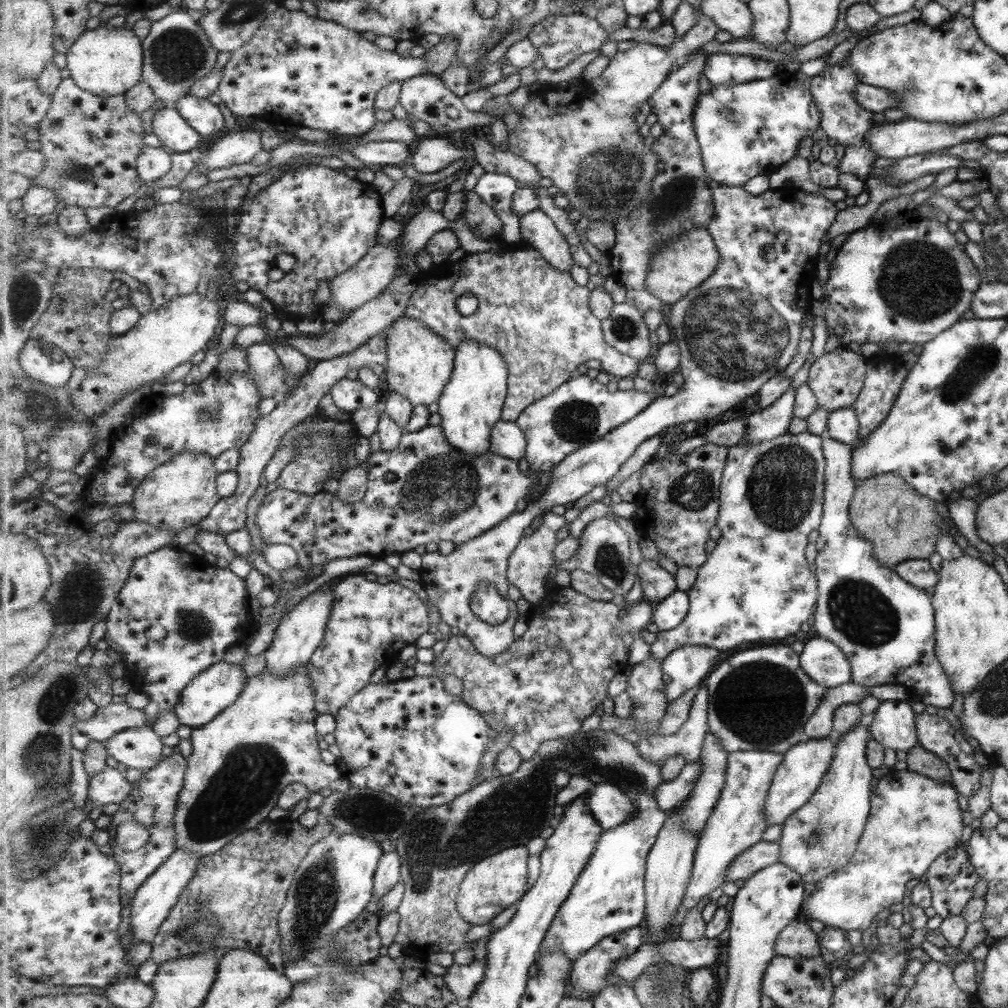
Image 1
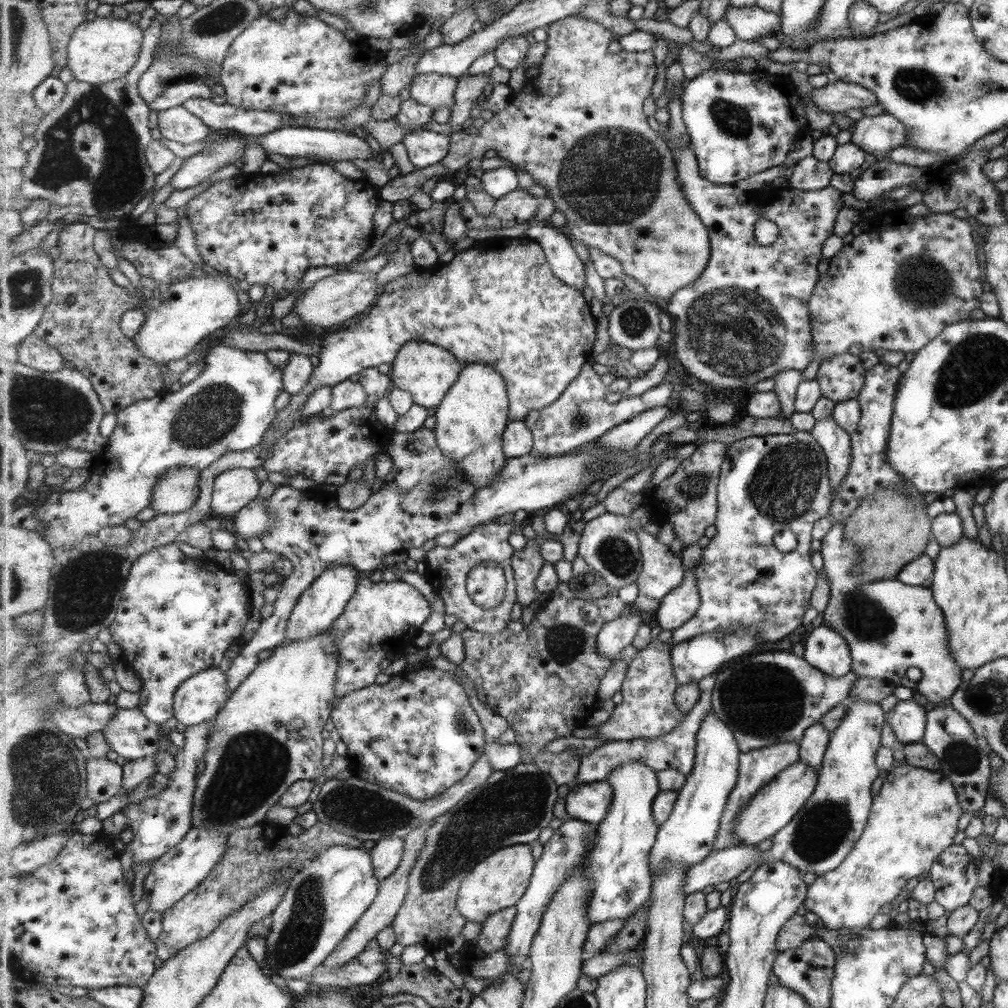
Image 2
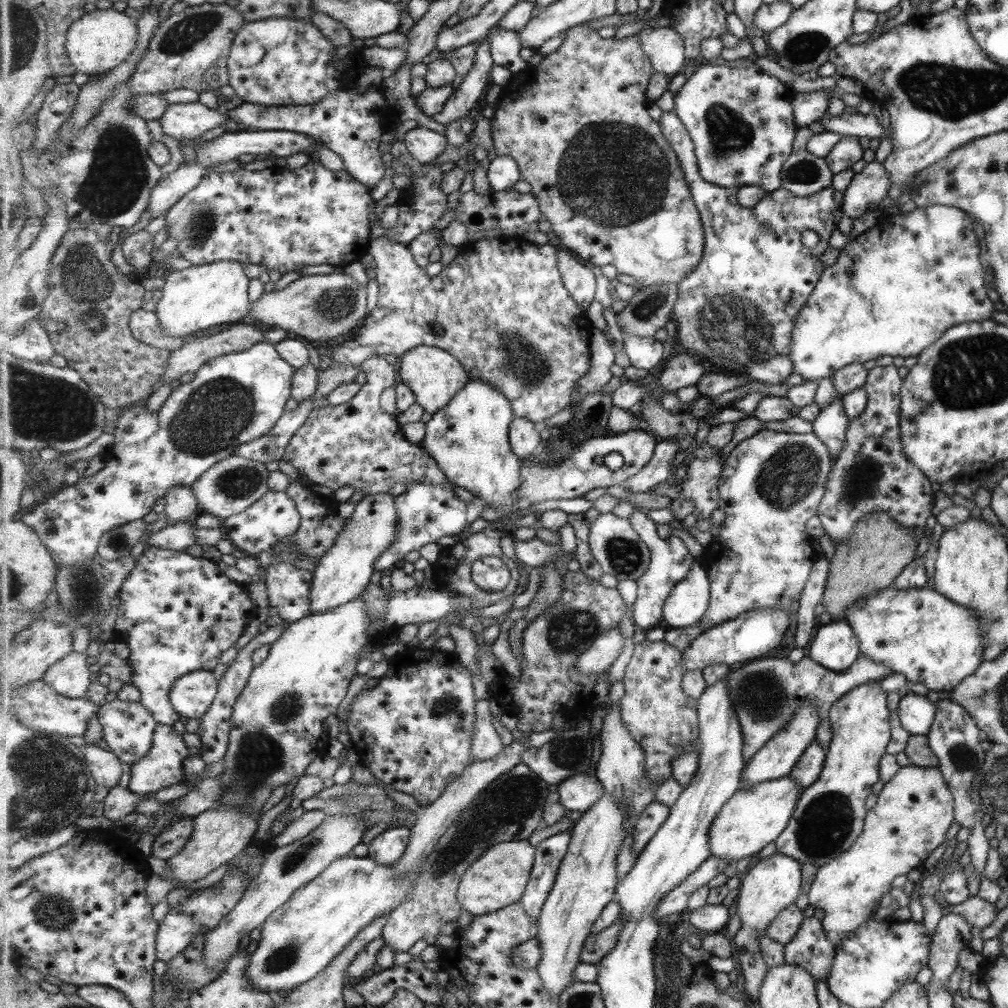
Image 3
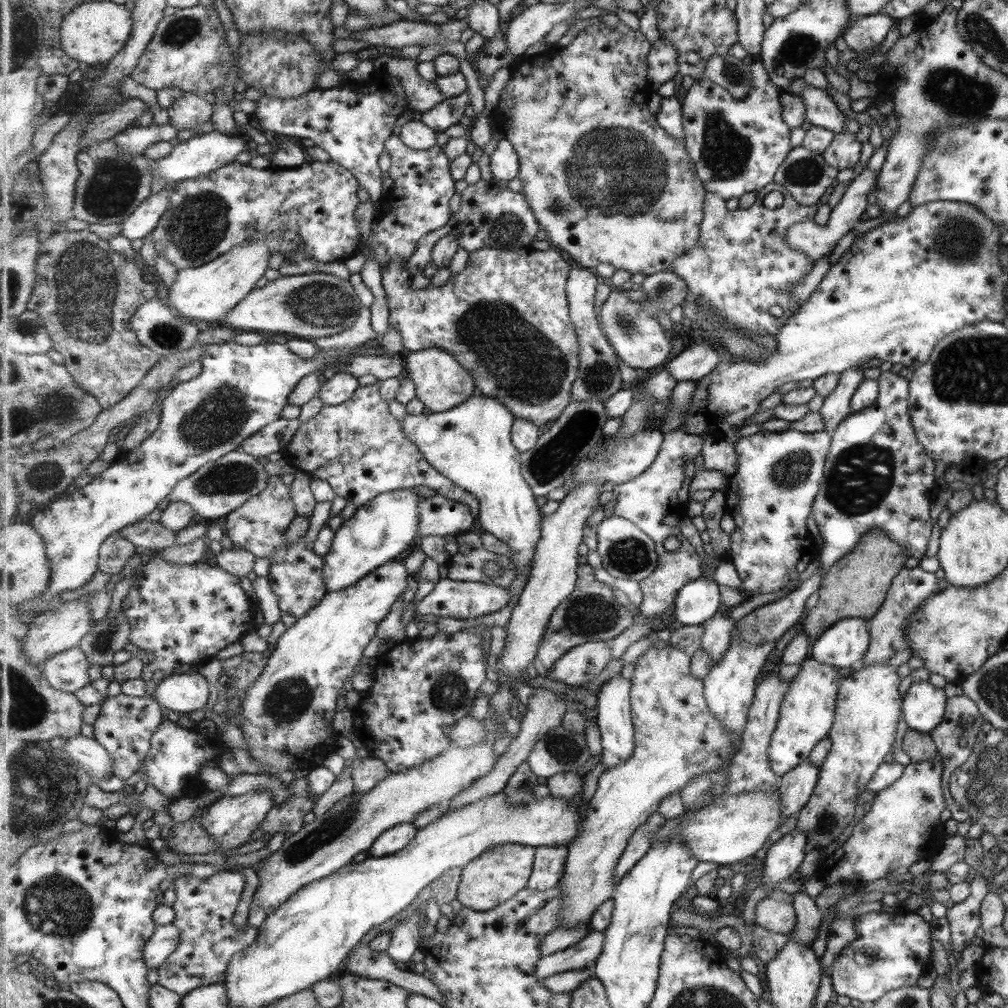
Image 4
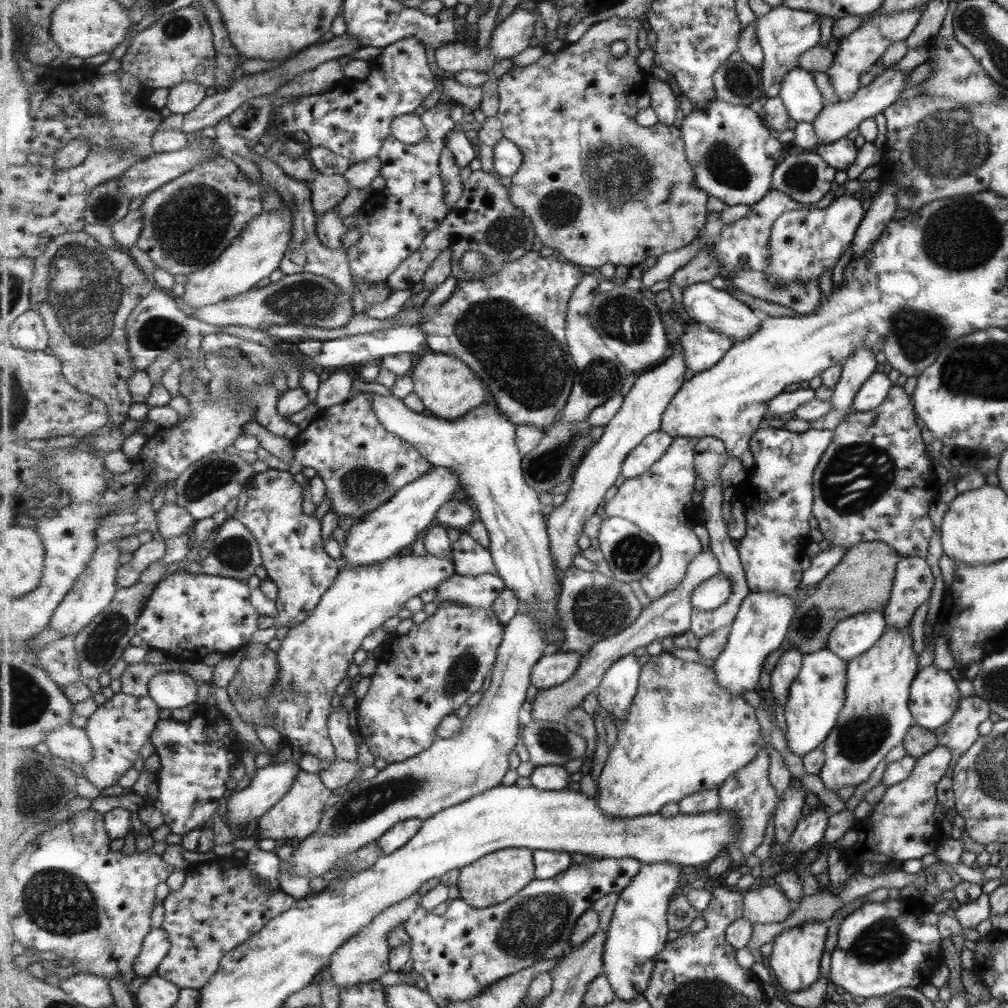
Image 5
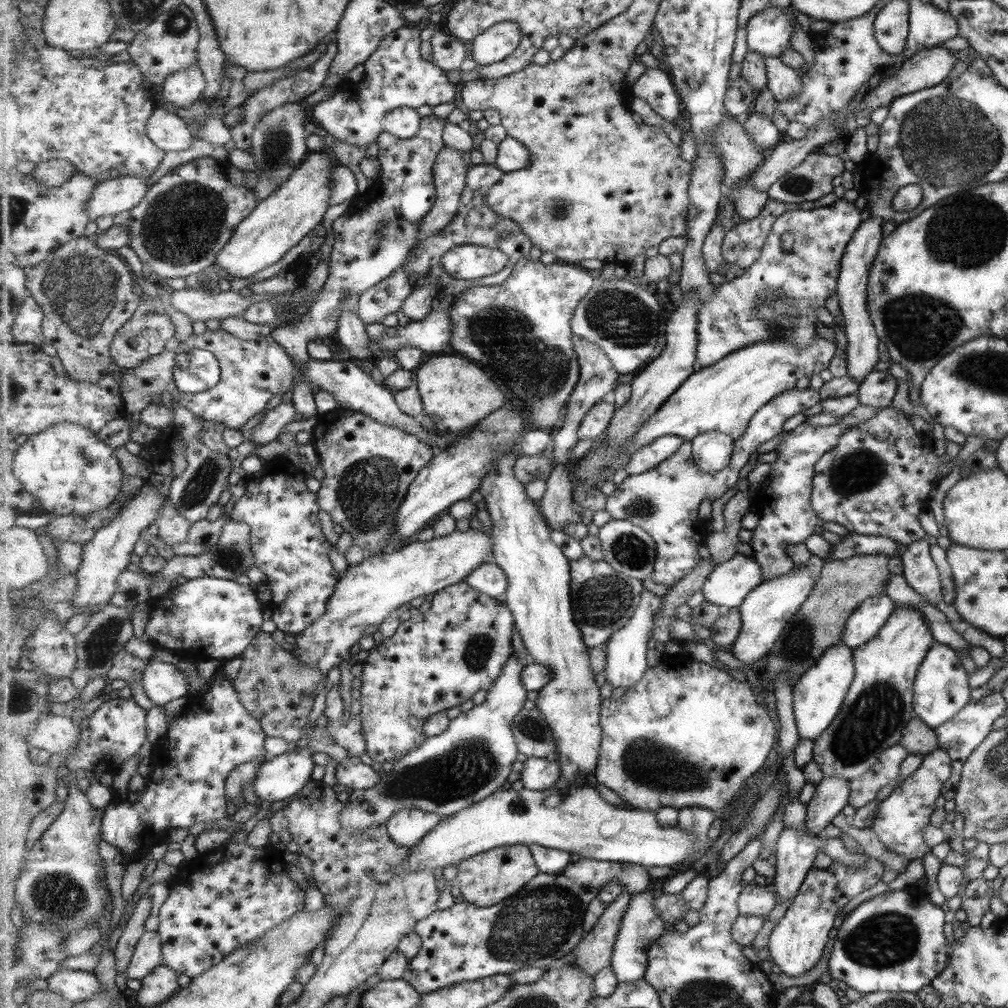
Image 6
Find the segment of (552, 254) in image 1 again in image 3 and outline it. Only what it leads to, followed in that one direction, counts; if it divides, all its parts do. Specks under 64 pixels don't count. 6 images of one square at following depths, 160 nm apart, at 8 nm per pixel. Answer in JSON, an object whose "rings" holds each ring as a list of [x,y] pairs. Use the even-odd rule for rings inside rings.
{"rings":[[[558,248],[557,258],[565,286],[586,314],[591,302],[596,300],[597,276],[594,270],[578,262],[570,250]]]}

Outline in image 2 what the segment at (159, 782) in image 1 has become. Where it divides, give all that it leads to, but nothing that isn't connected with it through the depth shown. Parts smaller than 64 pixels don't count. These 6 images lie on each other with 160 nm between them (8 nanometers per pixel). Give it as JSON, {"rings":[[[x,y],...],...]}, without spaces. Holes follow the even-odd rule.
{"rings":[[[216,718],[205,724],[186,727],[182,749],[174,753],[176,768],[168,774],[169,786],[160,793],[149,799],[142,799],[128,804],[122,812],[127,818],[128,827],[133,835],[132,840],[127,842],[126,850],[132,852],[135,864],[143,864],[148,860],[157,861],[165,856],[173,847],[176,847],[182,840],[185,840],[187,833],[192,829],[192,812],[194,792],[197,788],[197,762],[205,762],[205,755],[208,749],[209,735]]]}

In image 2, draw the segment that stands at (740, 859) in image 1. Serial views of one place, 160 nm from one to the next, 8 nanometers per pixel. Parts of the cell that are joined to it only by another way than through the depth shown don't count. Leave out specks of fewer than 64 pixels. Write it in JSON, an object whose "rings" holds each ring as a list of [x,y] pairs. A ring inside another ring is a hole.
{"rings":[[[735,845],[717,854],[709,854],[703,862],[690,868],[688,883],[685,885],[686,893],[689,896],[707,886],[731,882],[753,864],[762,862],[762,858],[763,851],[755,845]]]}

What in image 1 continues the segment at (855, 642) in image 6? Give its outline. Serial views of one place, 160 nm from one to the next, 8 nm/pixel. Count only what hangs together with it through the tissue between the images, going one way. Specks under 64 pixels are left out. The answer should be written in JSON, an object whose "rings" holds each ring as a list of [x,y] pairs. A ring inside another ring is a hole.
{"rings":[[[824,637],[809,638],[800,655],[805,674],[815,683],[827,689],[839,687],[851,680],[851,665],[845,655]]]}

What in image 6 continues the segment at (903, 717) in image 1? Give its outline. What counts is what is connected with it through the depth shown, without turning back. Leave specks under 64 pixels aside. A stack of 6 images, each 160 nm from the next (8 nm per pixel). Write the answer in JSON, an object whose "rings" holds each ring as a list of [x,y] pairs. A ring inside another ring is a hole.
{"rings":[[[933,642],[924,656],[924,660],[916,672],[916,680],[912,684],[914,716],[932,729],[947,723],[969,702],[970,688],[967,685],[967,678],[968,674],[963,670],[954,650],[939,642]]]}

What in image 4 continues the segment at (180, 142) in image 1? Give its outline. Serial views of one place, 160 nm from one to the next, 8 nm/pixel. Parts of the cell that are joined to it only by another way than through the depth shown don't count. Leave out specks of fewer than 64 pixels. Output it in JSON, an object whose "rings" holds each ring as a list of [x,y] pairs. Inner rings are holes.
{"rings":[[[186,92],[180,96],[168,109],[169,121],[177,131],[193,131],[197,126],[212,120],[215,104],[209,104],[205,97]]]}

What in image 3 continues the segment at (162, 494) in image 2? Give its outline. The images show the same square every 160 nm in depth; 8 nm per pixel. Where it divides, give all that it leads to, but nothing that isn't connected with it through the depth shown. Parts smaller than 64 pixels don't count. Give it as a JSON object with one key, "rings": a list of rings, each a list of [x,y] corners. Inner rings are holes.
{"rings":[[[179,486],[173,488],[167,496],[165,496],[166,510],[164,516],[172,524],[179,522],[187,522],[193,520],[200,512],[200,504],[197,496],[193,494],[191,487]]]}

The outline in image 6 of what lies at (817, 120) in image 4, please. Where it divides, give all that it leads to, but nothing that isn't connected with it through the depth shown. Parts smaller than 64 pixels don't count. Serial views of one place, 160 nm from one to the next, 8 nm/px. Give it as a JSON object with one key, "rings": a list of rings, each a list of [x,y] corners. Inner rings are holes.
{"rings":[[[779,57],[765,58],[770,80],[769,87],[778,102],[799,96],[804,89],[803,78],[791,66],[784,64]]]}

